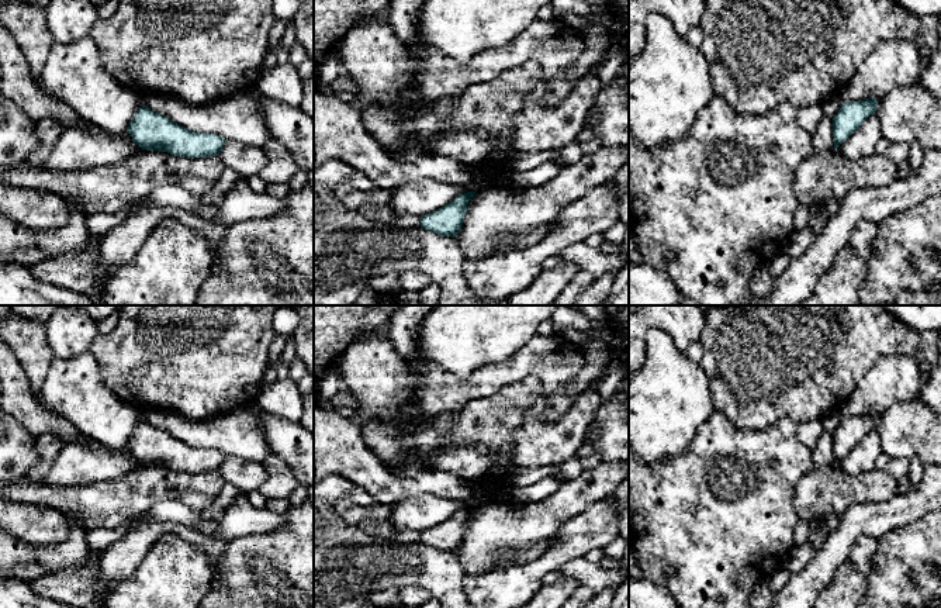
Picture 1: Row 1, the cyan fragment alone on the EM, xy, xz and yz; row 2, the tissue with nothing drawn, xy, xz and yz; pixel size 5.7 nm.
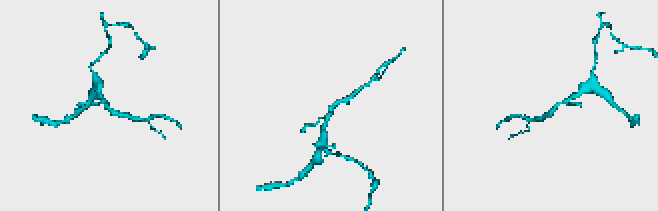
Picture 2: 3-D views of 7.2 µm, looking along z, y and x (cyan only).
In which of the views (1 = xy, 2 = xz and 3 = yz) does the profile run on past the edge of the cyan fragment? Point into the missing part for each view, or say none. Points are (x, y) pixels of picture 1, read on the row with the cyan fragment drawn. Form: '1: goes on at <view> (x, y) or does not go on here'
1: does not go on here
2: does not go on here
3: does not go on here

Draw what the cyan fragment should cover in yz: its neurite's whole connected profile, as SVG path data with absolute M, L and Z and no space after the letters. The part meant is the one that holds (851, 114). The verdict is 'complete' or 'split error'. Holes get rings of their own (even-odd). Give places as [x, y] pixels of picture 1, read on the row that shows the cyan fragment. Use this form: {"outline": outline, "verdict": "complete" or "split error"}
{"outline": "M878 100L845 101L833 118L834 149L837 149L862 122L876 111Z", "verdict": "complete"}

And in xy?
{"outline": "M146 106L138 110L127 131L142 149L162 151L191 159L219 155L226 142L215 134L190 131Z", "verdict": "complete"}

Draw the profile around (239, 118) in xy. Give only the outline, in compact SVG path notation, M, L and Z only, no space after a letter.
M236 93L207 104L191 104L163 94L139 96L148 108L194 132L215 134L257 148L274 139L263 121L262 103L253 96Z

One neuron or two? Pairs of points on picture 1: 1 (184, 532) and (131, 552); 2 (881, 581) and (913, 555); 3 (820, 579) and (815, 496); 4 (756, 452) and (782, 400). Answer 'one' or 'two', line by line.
1: one
2: one
3: two
4: two

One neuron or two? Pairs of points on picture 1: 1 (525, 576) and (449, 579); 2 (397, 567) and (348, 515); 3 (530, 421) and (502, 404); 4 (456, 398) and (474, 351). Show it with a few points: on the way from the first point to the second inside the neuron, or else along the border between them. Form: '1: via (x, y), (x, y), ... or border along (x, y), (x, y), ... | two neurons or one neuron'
1: border along (464, 576), (463, 586), (467, 593) | two neurons
2: border along (332, 504), (343, 521), (356, 527) | two neurons
3: border along (543, 389), (515, 431), (512, 448) | two neurons
4: border along (497, 362), (480, 366), (467, 379) | two neurons

